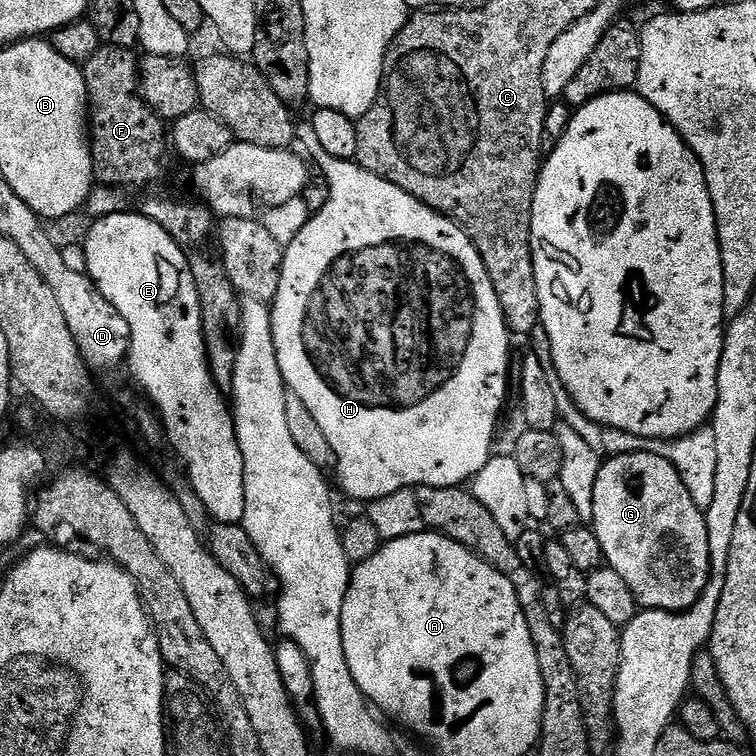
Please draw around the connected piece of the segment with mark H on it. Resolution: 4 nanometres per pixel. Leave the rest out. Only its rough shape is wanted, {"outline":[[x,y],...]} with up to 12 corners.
{"outline":[[355,159],[284,248],[278,366],[350,499],[467,485],[504,311]]}

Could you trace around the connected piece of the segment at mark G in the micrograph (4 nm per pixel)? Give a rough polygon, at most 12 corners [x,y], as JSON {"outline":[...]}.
{"outline":[[657,452],[607,457],[591,523],[641,609],[712,574],[704,512]]}

